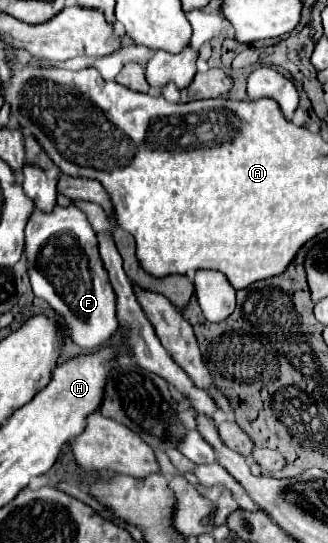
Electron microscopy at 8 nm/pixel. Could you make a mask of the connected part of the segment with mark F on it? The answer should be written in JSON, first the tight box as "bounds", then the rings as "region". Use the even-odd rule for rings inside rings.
{"bounds":[25,205,119,351],"region":[[[59,205],[51,215],[33,211],[25,227],[25,251],[33,293],[45,299],[65,319],[73,343],[83,351],[103,347],[117,333],[119,321],[115,313],[115,293],[101,263],[99,243],[87,215],[77,207],[65,209]]]}

